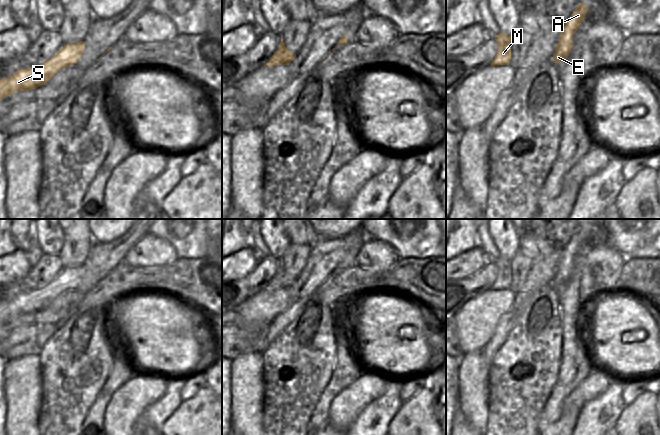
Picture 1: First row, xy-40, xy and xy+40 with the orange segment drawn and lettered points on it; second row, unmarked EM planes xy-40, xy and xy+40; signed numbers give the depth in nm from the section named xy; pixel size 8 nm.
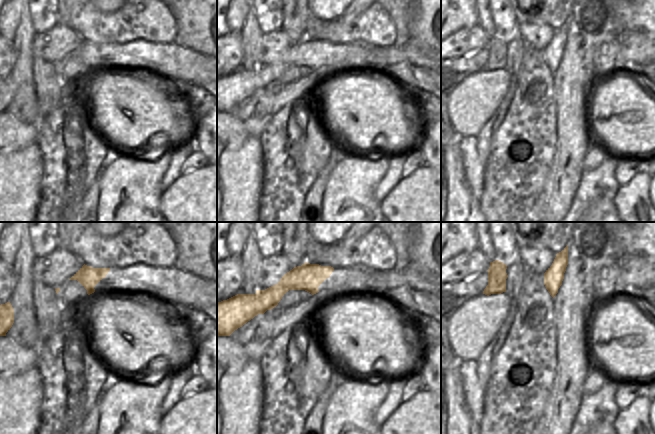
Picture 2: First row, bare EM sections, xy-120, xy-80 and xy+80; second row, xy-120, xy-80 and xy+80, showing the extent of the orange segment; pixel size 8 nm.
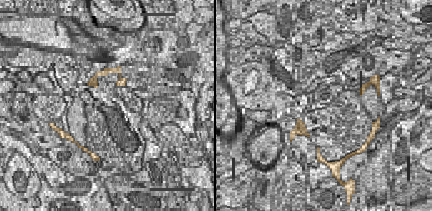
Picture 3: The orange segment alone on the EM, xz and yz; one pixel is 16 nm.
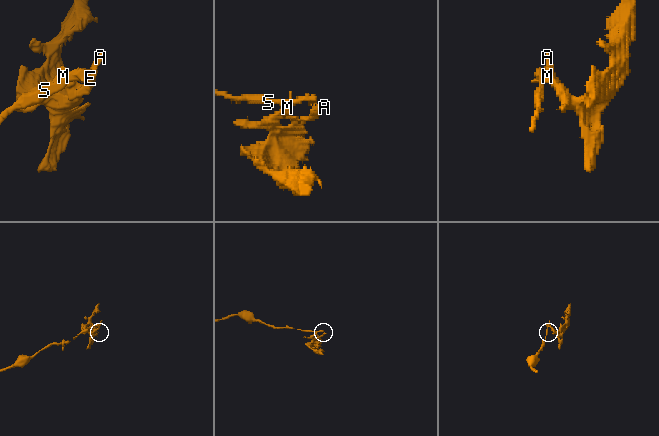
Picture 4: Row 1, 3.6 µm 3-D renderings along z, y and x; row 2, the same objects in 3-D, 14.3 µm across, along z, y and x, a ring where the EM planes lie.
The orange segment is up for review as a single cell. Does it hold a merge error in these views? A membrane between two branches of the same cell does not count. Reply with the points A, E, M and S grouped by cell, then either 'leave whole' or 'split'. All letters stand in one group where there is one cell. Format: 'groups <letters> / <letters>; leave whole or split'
groups A E M / S; split

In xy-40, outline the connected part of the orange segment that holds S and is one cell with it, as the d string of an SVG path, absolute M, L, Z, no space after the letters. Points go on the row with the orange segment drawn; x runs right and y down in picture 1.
M83 41L61 47L48 61L20 69L10 77L0 80L0 100L18 92L36 89L47 82L68 65L75 65L85 50Z

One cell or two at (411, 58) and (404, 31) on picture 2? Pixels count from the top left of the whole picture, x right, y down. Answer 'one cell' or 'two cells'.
two cells

